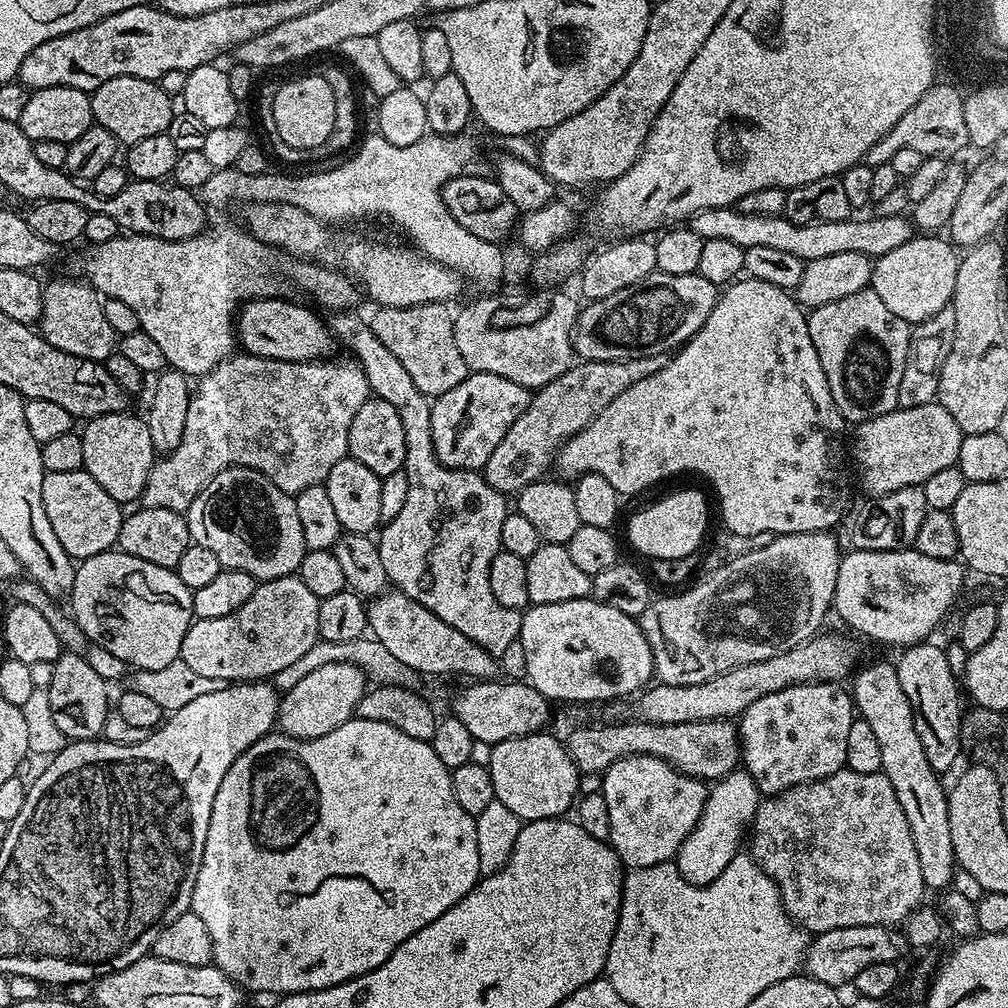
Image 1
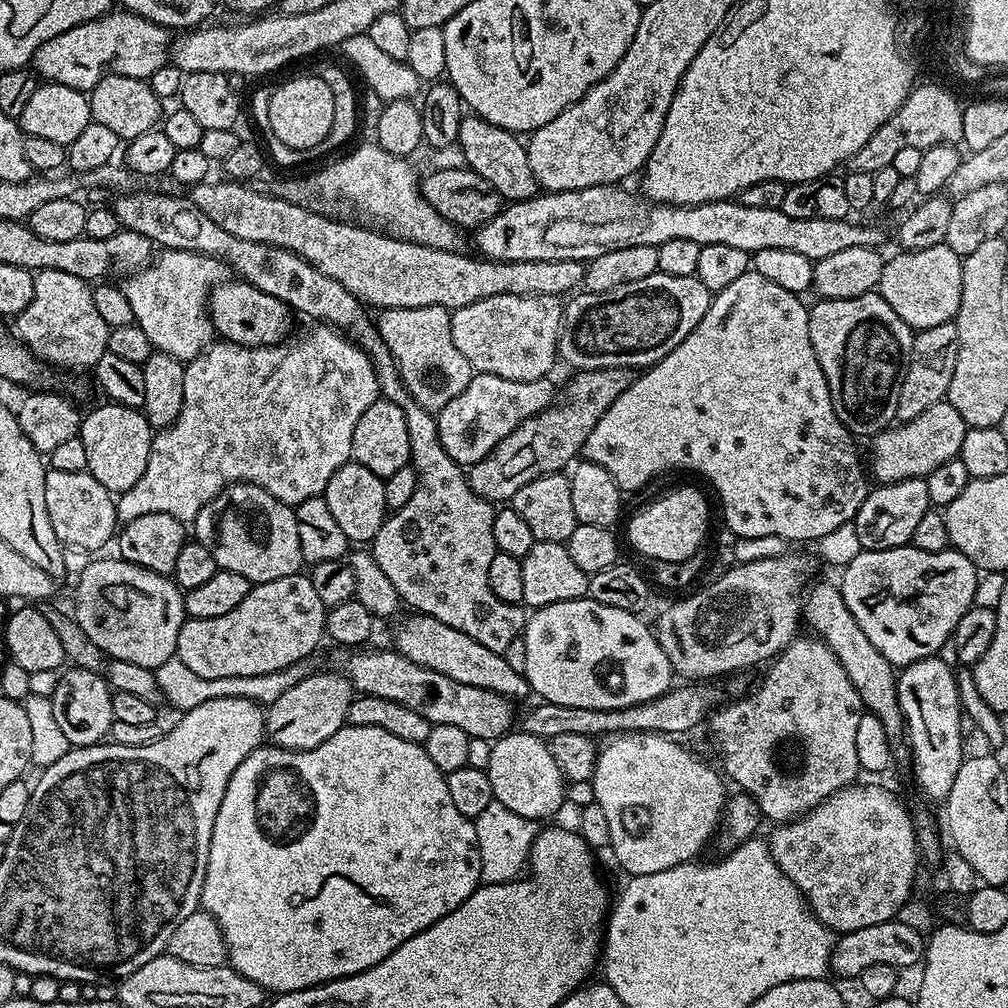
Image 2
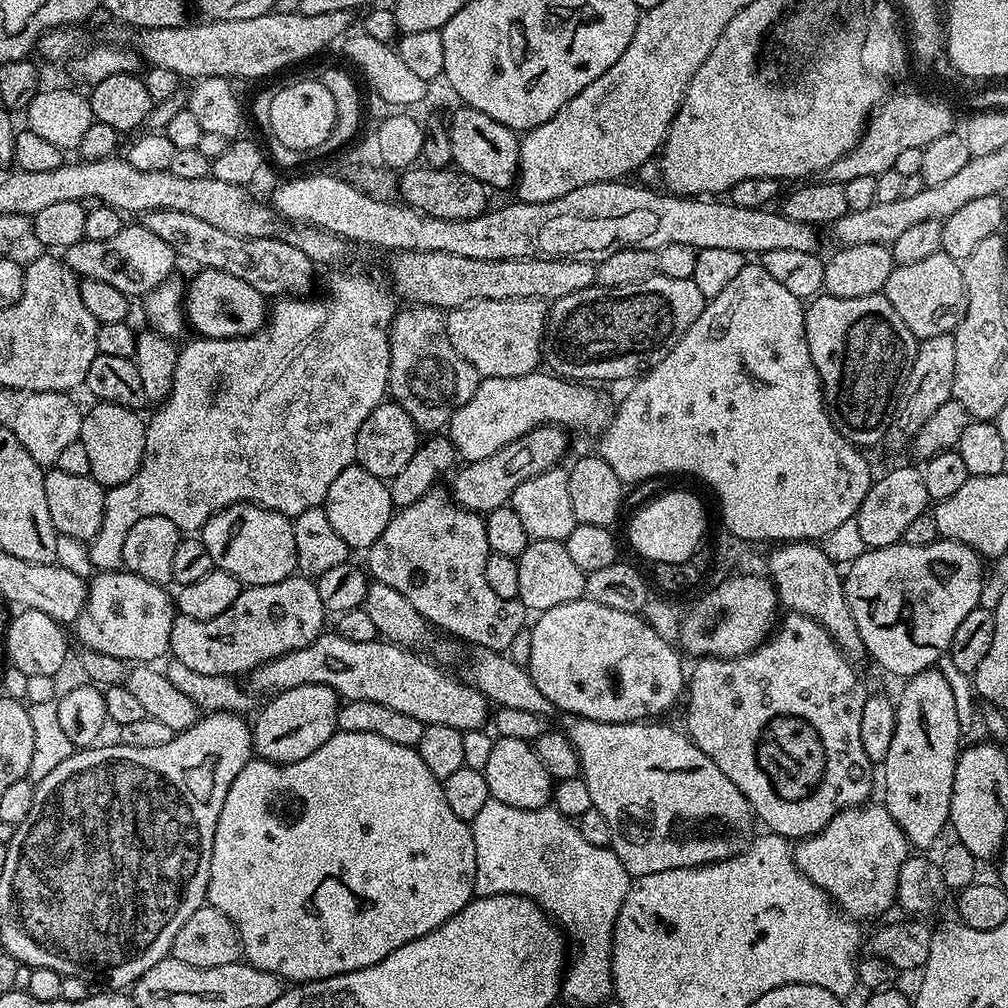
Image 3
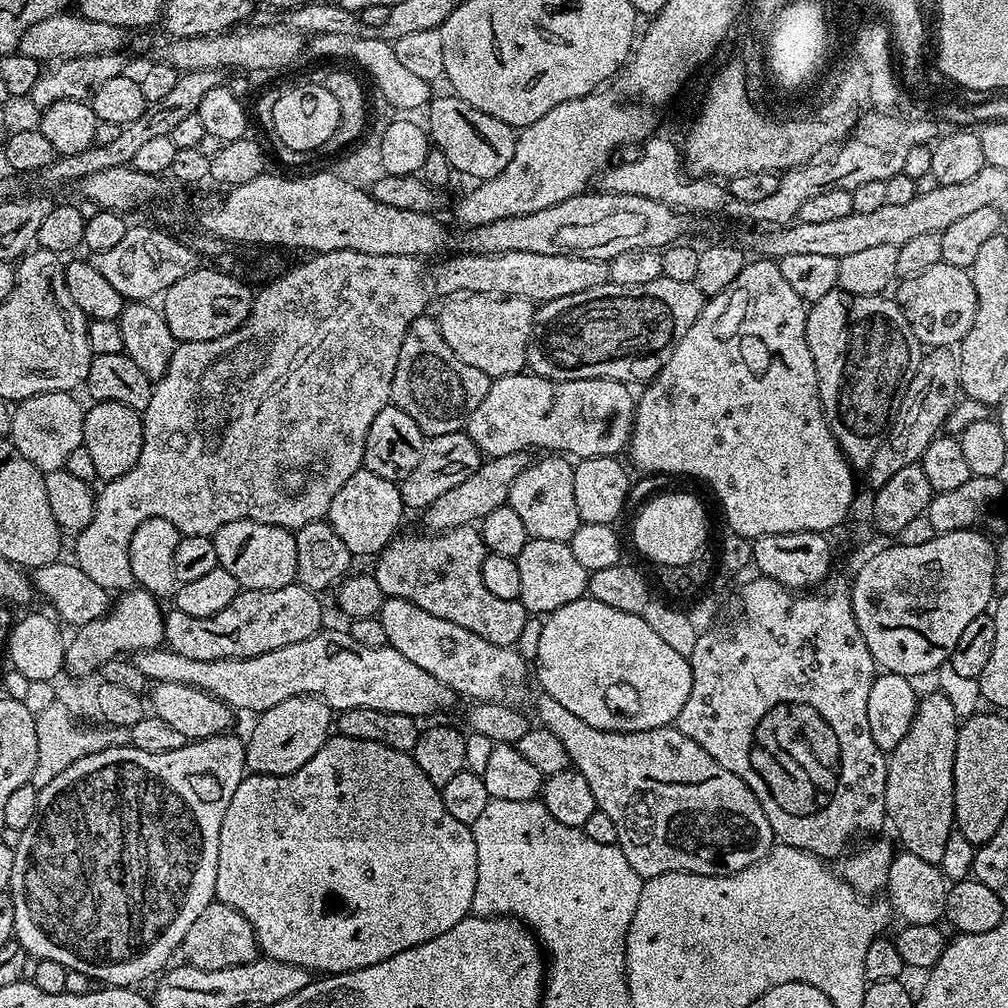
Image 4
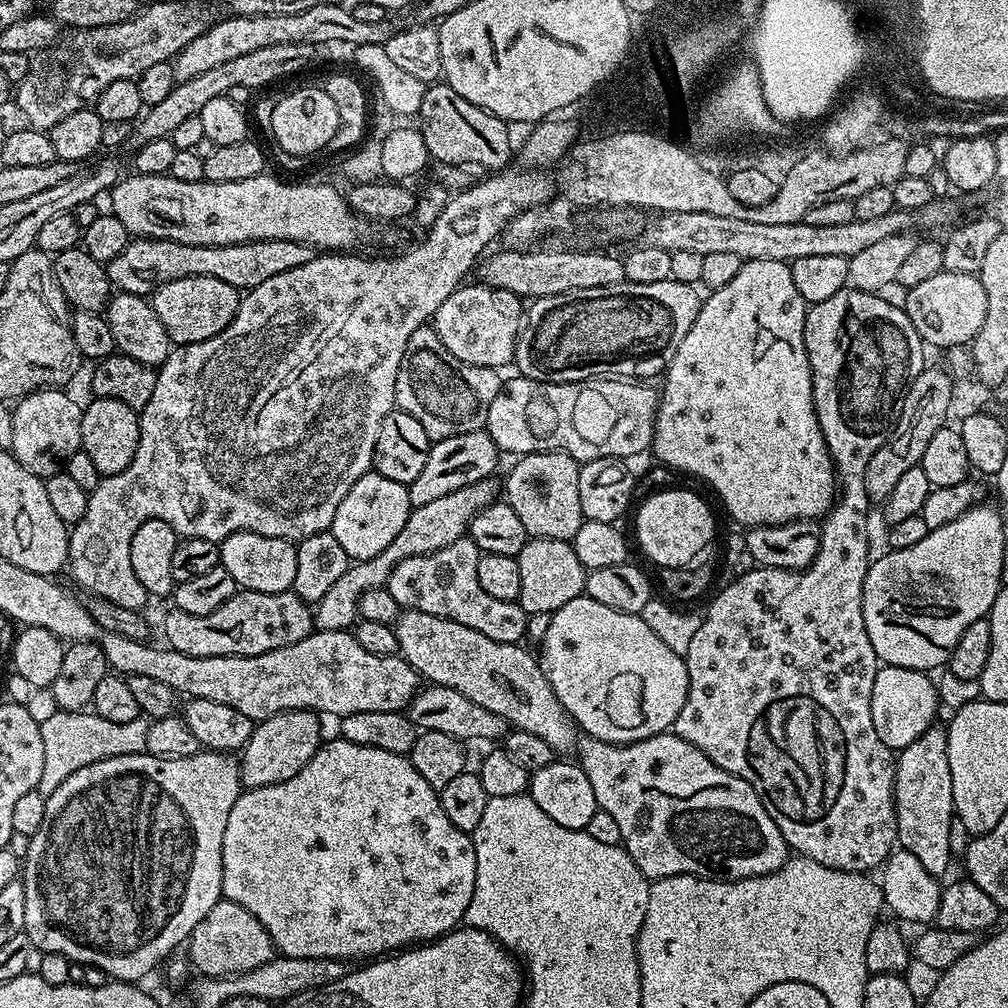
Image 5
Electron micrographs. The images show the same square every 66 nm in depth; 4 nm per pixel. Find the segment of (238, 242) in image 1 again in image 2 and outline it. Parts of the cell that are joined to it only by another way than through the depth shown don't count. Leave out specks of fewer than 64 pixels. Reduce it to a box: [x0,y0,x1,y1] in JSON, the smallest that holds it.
[122,248,225,362]

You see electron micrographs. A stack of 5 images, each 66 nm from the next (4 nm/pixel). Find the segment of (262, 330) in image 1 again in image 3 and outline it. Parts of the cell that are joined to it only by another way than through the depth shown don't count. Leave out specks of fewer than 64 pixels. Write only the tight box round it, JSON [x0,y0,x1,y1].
[184,268,269,340]

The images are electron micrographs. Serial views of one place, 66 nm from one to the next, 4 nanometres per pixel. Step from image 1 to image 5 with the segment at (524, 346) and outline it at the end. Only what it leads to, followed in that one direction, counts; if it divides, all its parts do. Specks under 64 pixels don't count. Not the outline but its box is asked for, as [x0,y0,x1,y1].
[430,282,522,370]

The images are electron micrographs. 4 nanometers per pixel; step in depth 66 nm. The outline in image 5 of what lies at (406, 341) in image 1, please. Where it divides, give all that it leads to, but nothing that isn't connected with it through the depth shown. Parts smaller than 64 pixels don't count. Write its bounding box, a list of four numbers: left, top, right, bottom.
[396,326,500,441]

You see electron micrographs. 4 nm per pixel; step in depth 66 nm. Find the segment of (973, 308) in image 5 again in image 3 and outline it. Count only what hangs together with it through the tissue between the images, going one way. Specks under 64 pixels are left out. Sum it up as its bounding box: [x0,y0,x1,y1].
[882,251,968,341]

